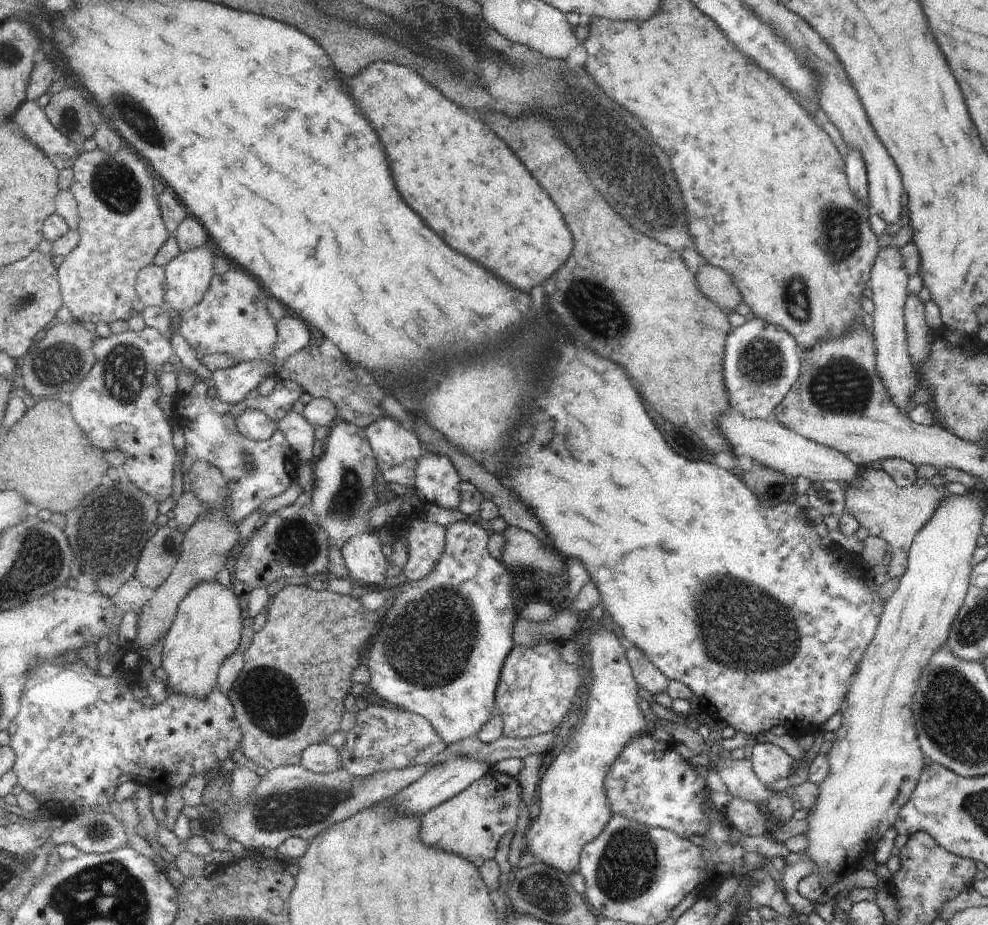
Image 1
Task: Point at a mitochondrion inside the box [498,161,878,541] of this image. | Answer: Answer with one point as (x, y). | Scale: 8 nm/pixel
(597, 312)

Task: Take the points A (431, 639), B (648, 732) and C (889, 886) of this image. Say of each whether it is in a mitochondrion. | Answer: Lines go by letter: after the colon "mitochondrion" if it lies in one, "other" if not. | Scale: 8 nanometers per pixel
A: mitochondrion
B: other
C: other

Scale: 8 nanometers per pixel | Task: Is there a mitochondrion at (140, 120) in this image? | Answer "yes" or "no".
yes

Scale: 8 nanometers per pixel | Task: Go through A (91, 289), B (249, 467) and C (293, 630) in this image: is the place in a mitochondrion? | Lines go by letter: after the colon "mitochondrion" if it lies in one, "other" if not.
A: other
B: mitochondrion
C: other

